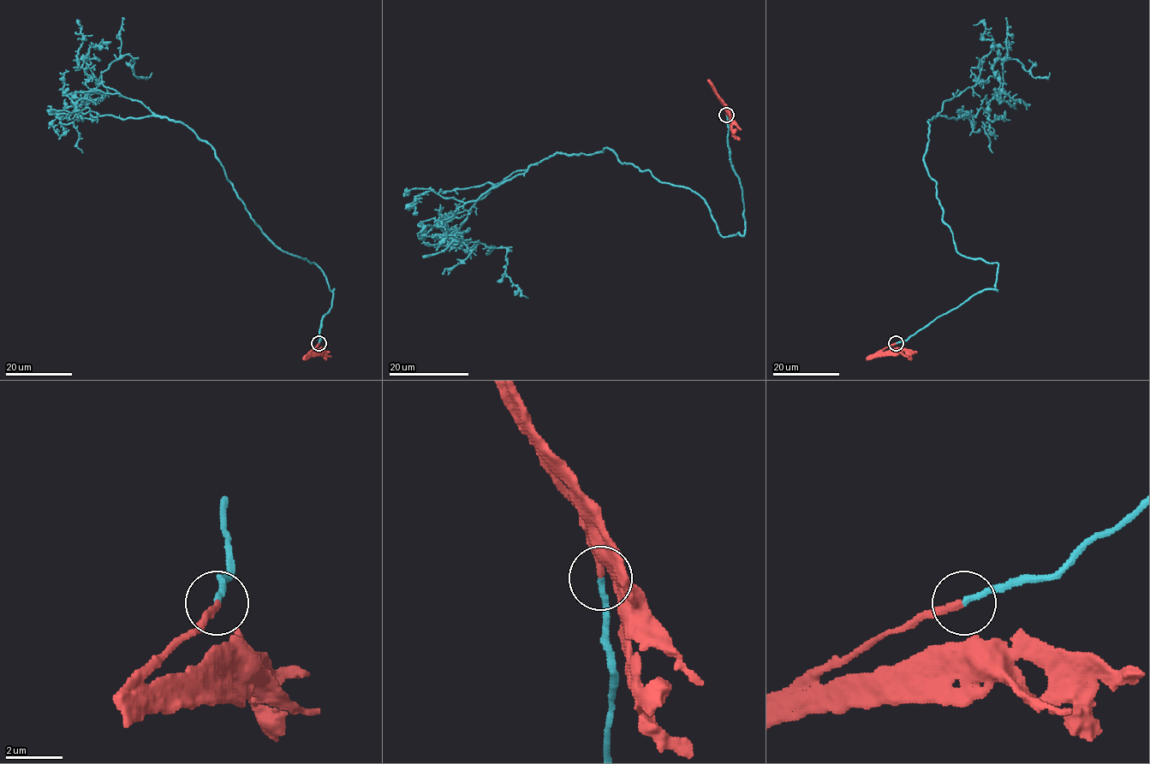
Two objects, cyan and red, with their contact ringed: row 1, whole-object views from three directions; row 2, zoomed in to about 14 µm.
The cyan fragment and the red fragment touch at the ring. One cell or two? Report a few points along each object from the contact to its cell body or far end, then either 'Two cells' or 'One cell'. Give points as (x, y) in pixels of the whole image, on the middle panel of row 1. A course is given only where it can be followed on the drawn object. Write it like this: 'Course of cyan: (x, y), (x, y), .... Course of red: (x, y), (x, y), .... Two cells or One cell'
Course of cyan: (727, 115), (742, 235), (609, 148), (555, 153), (426, 234), (506, 248), (528, 299). Course of red: (727, 115), (718, 97), (729, 115), (732, 133), (740, 139). One cell

